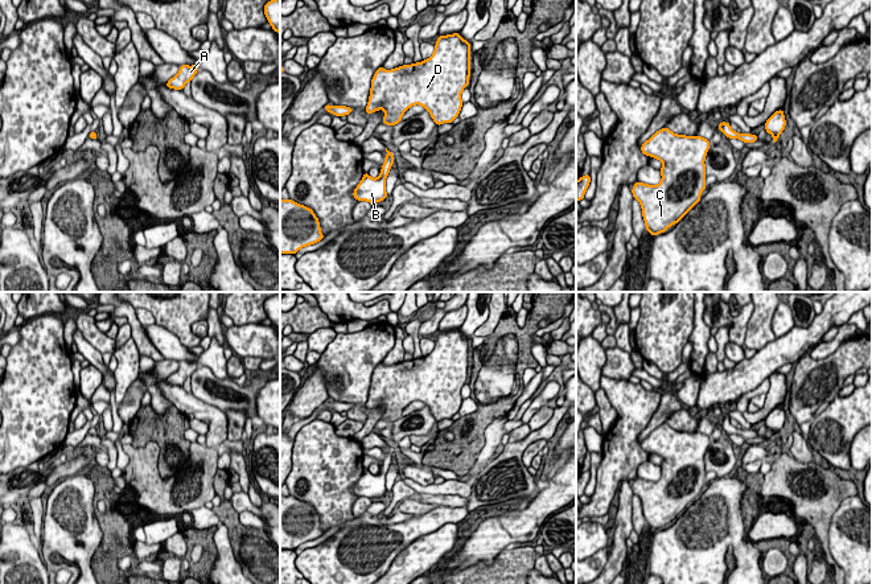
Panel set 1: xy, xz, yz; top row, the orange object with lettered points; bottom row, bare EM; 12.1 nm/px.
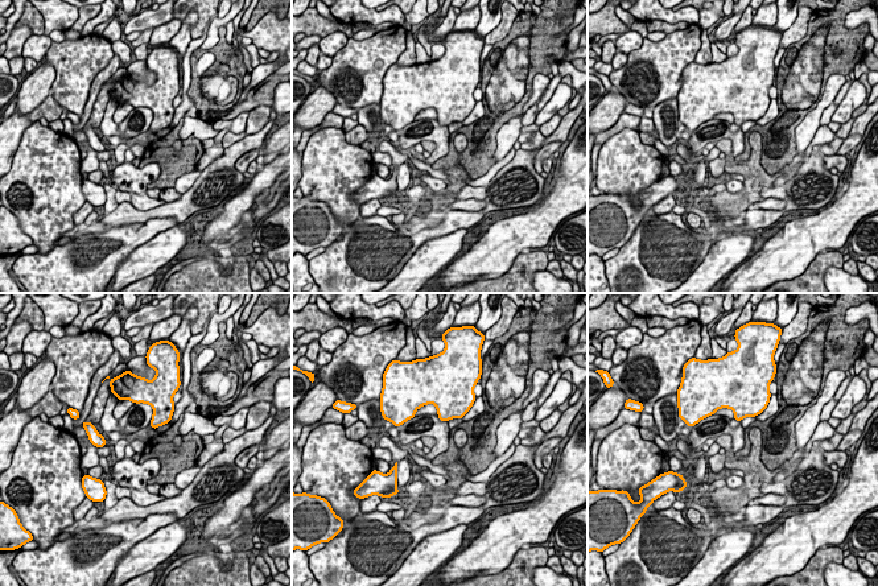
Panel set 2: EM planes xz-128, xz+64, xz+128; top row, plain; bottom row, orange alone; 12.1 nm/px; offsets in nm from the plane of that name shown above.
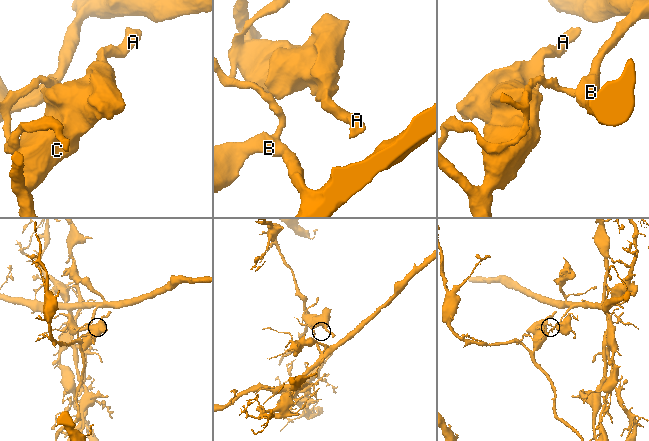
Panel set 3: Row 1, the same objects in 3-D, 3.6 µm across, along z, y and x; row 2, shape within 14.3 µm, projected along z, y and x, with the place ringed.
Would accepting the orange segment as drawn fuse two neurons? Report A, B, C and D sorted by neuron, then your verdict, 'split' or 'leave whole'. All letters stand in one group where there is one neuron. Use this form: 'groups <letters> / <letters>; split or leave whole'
groups A C D / B; split

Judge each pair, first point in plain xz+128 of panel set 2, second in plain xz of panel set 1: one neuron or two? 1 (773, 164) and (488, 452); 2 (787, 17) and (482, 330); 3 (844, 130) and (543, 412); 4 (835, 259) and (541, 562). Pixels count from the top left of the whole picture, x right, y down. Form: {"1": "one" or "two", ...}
{"1": "two", "2": "two", "3": "one", "4": "two"}

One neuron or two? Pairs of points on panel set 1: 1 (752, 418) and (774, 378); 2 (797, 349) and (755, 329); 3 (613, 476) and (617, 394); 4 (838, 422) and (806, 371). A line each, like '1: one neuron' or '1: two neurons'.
1: one neuron
2: two neurons
3: one neuron
4: two neurons

